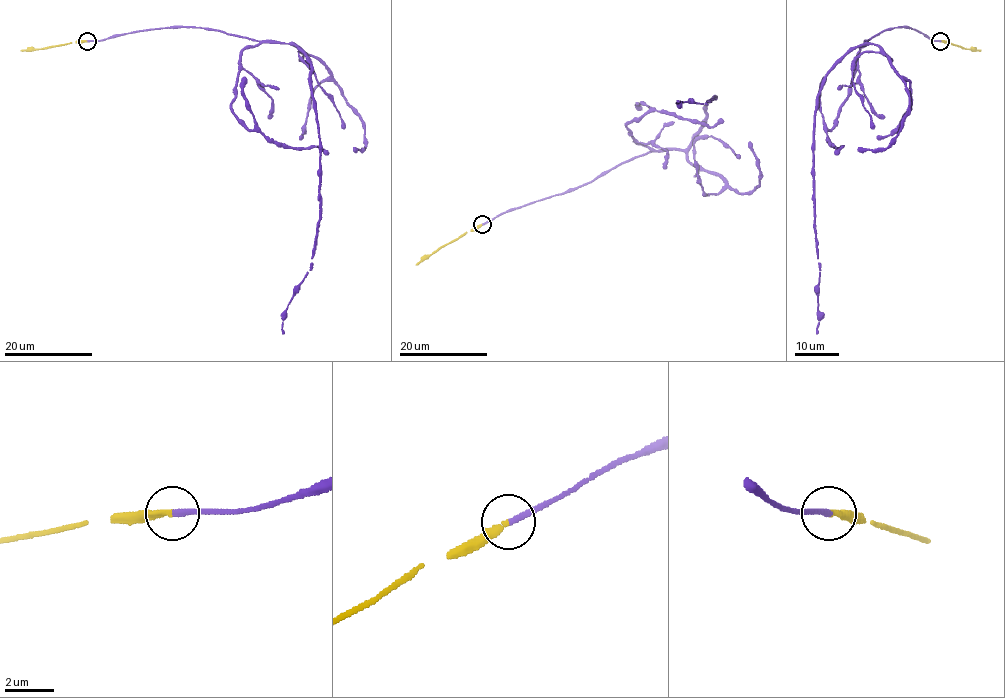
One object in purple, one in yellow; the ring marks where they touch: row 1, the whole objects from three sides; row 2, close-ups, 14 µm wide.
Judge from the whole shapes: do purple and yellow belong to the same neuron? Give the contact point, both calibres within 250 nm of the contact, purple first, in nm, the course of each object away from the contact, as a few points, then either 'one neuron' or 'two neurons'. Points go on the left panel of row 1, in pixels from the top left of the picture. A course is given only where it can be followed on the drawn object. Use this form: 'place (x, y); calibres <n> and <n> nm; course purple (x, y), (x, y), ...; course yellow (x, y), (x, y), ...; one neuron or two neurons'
place (87, 41); calibres 240 and 260 nm; course purple (86, 40), (208, 27), (291, 43), (310, 65), (319, 223), (310, 269), (287, 306), (284, 333); course yellow (86, 40), (20, 50); one neuron

